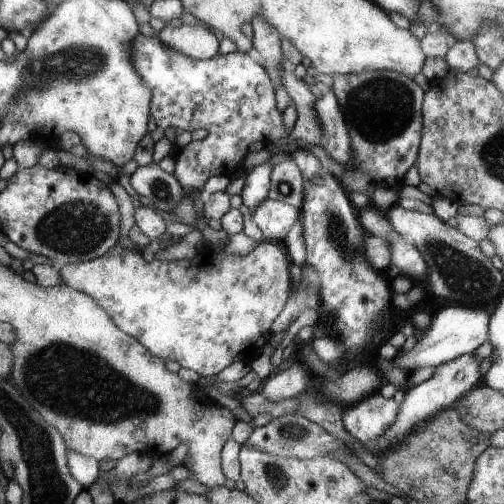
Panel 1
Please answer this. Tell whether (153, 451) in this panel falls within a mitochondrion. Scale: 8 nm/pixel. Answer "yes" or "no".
no

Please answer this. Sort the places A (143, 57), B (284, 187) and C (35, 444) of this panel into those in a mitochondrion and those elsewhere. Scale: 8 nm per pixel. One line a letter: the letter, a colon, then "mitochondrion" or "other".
A: mitochondrion
B: mitochondrion
C: mitochondrion

